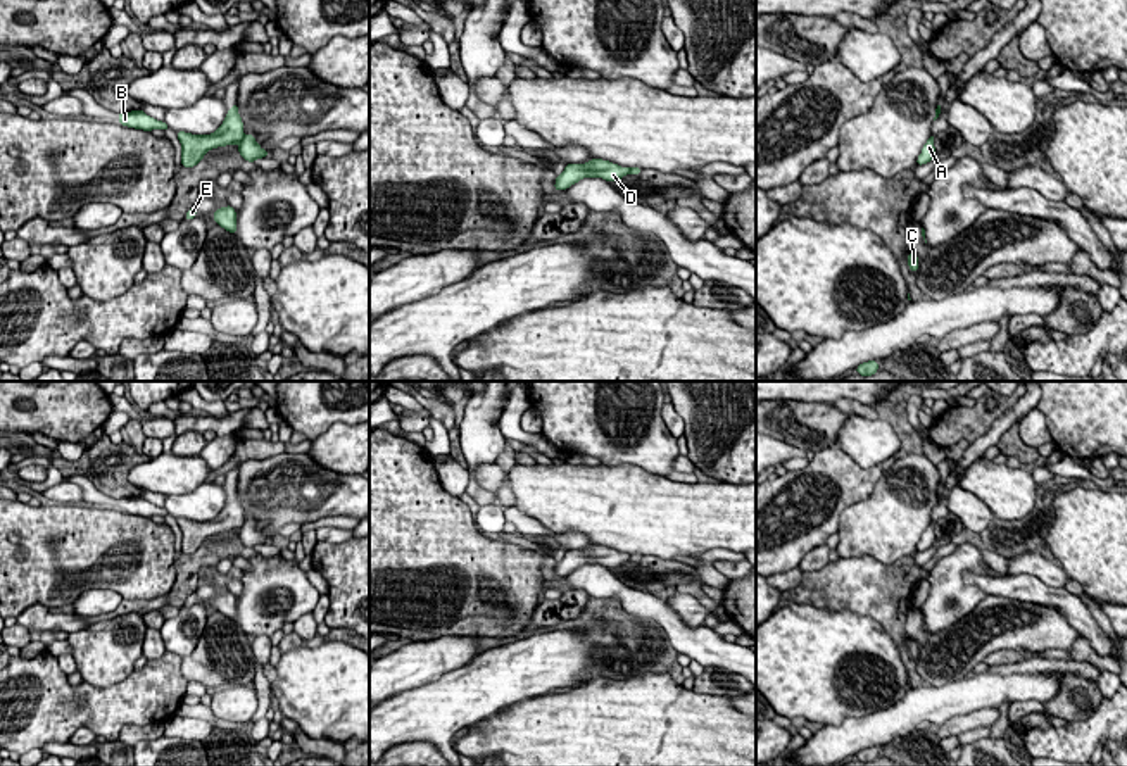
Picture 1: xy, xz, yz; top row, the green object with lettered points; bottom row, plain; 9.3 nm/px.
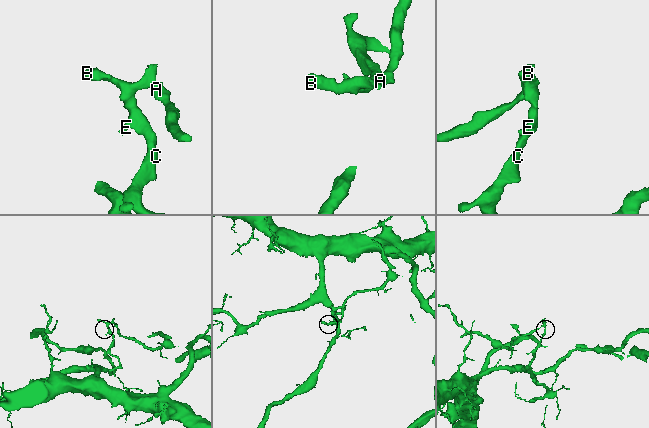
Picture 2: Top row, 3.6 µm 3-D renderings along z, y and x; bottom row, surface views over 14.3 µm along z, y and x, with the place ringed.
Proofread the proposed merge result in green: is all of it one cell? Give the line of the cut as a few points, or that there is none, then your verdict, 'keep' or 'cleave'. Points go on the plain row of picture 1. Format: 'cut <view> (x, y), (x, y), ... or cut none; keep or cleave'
cut xy (244, 521), (239, 530); cleave

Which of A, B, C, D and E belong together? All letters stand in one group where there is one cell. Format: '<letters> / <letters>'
A / B C D E

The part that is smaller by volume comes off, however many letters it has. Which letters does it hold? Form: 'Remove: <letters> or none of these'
Remove: A

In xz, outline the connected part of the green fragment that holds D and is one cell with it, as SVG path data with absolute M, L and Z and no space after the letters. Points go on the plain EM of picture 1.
M592 545L585 550L566 550L564 557L556 562L554 574L563 578L571 571L578 569L582 564L602 564L606 568L618 568L630 561L630 554L621 554L609 547Z

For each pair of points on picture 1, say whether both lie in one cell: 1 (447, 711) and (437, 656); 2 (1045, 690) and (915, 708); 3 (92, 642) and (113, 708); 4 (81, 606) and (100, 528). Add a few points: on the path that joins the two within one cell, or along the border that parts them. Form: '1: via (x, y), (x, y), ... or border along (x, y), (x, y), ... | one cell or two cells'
1: border along (477, 656), (428, 684), (402, 690) | two cells
2: via (1012, 689), (979, 690), (948, 701) | one cell
3: border along (133, 668), (106, 687), (94, 687), (83, 680) | two cells
4: border along (123, 597), (113, 590), (87, 589), (73, 604) | two cells

